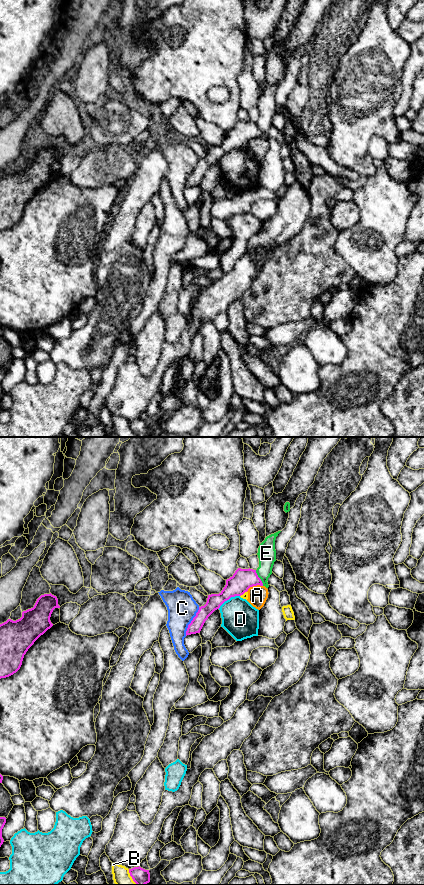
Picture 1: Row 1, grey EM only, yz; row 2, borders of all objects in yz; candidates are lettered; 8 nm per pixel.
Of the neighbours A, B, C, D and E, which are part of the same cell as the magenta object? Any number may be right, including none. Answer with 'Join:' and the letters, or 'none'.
Join: none

